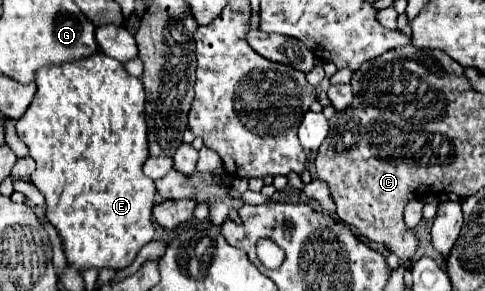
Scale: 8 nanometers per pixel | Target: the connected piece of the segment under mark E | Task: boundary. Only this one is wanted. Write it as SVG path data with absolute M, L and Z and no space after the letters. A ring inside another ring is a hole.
M98 51L86 59L40 67L34 83L38 87L36 97L18 119L16 131L36 161L32 183L46 197L46 217L64 239L68 265L74 269L122 269L130 265L136 253L154 237L150 211L154 207L156 187L154 181L142 173L142 165L149 157L142 81L132 77L124 69L124 63Z

